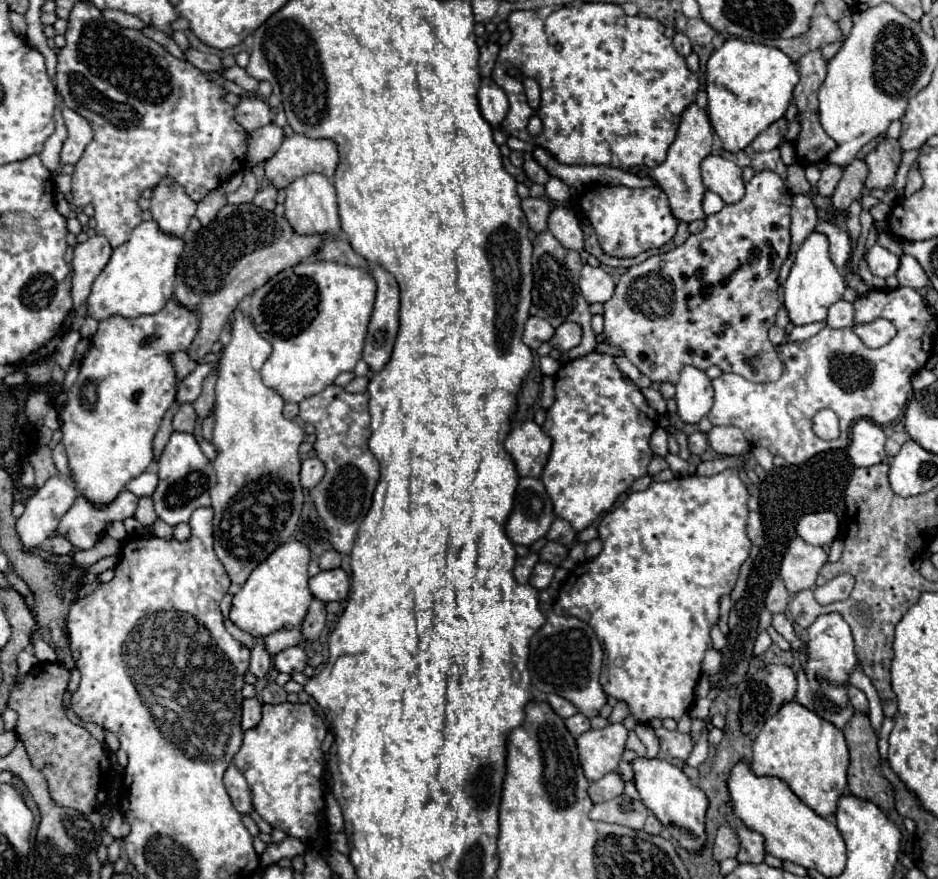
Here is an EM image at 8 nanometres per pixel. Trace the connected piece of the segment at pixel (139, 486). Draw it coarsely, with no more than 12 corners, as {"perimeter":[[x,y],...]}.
{"perimeter":[[144,471],[126,485],[136,497],[150,497],[156,473]]}

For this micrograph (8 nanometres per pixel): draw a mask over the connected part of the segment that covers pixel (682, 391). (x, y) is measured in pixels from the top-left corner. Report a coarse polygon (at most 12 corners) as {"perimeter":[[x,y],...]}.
{"perimeter":[[686,365],[676,383],[680,419],[698,423],[708,415],[712,381]]}

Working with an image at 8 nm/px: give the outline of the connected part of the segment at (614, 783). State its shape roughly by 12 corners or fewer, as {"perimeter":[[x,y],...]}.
{"perimeter":[[618,773],[590,781],[588,795],[594,803],[624,793]]}

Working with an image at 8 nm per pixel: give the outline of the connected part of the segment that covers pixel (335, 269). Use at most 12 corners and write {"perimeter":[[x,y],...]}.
{"perimeter":[[304,261],[250,301],[264,383],[300,403],[354,371],[374,277]]}

